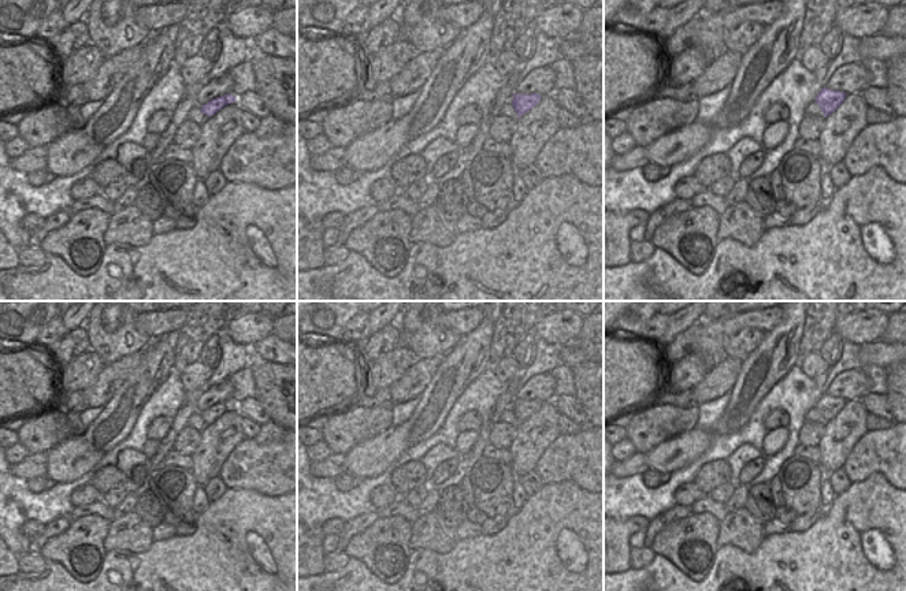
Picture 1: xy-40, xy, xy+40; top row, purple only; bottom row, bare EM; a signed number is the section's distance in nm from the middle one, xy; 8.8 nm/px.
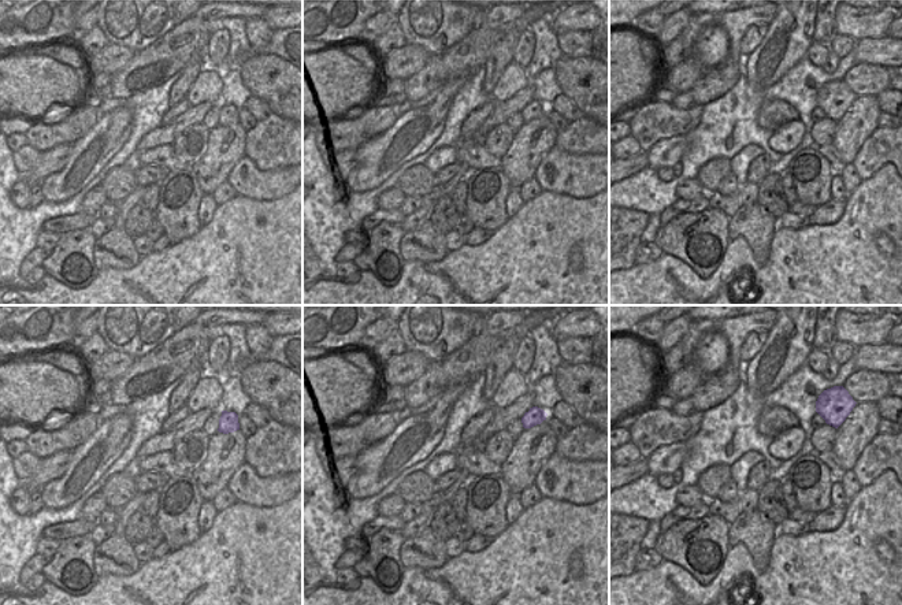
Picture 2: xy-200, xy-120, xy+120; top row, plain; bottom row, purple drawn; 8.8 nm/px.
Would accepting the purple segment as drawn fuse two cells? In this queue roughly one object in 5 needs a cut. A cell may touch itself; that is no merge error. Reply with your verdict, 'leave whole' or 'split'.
leave whole

